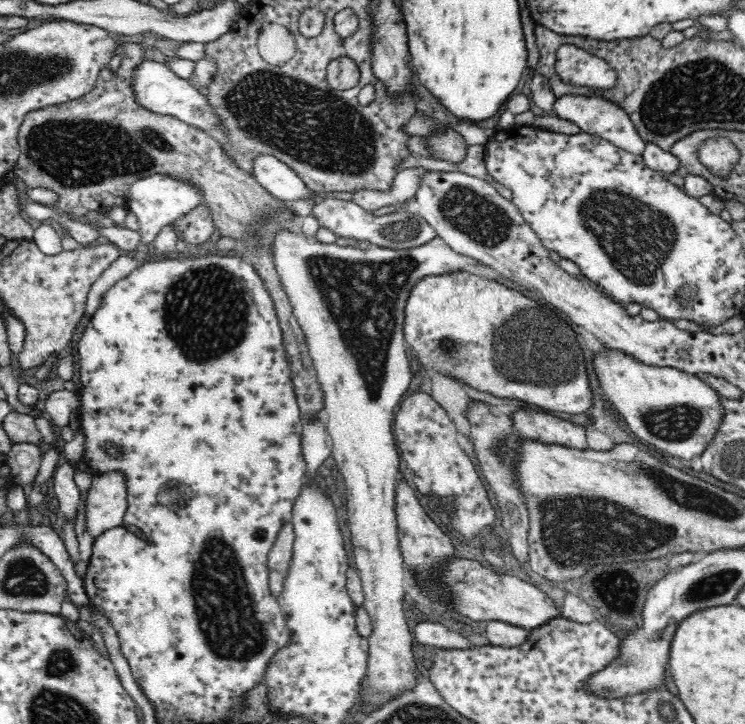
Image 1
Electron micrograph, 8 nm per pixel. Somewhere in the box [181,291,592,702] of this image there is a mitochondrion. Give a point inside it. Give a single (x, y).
(227, 616)

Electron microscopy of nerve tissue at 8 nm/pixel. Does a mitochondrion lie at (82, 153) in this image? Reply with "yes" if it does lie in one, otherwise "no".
yes

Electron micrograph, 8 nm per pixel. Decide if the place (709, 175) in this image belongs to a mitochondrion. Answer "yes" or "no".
no

